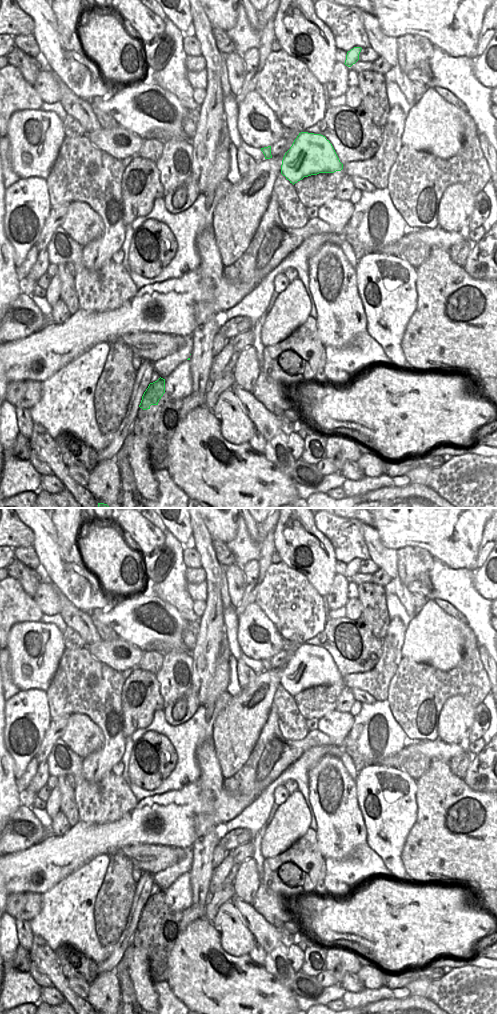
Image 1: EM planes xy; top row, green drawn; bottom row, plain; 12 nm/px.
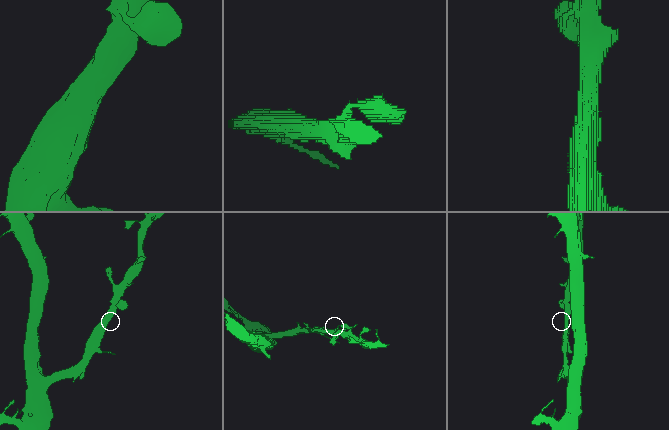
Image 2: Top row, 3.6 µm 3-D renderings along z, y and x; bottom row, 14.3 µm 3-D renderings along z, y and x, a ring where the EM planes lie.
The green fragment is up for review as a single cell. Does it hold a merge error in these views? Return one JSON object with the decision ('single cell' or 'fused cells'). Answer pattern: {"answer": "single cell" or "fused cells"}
{"answer": "single cell"}

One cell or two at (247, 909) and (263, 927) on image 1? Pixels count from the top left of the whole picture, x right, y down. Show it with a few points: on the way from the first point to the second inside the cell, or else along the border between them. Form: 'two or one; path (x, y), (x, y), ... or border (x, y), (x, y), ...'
one; path (249, 913), (259, 923)

